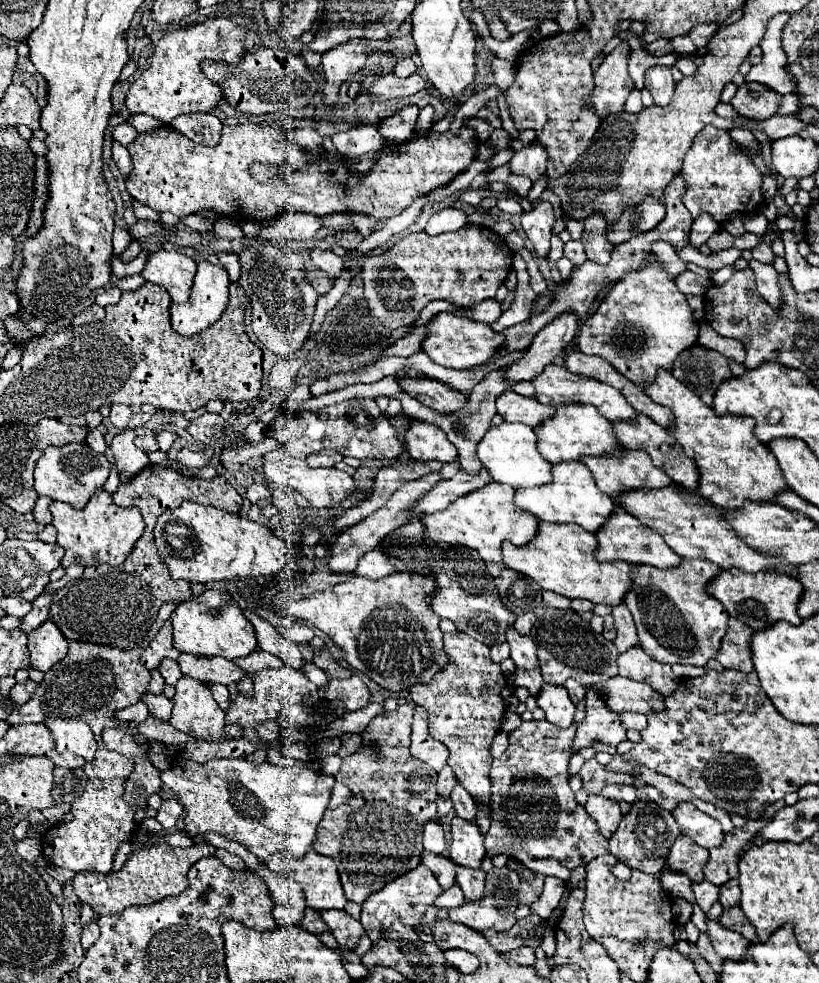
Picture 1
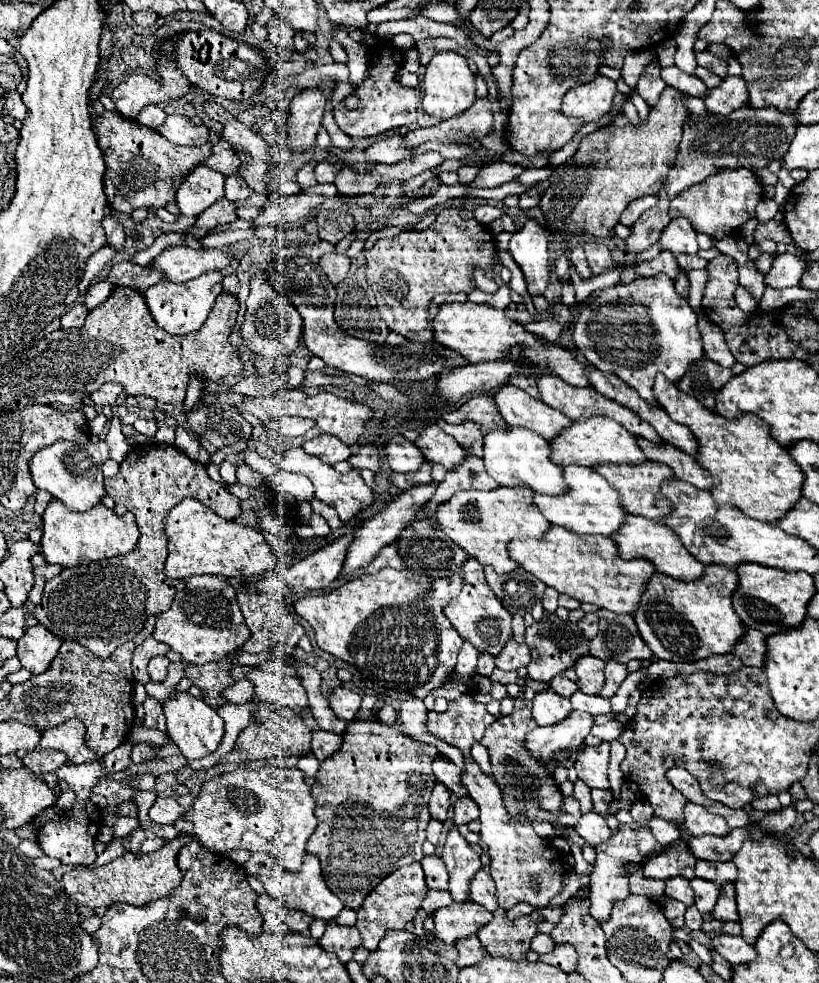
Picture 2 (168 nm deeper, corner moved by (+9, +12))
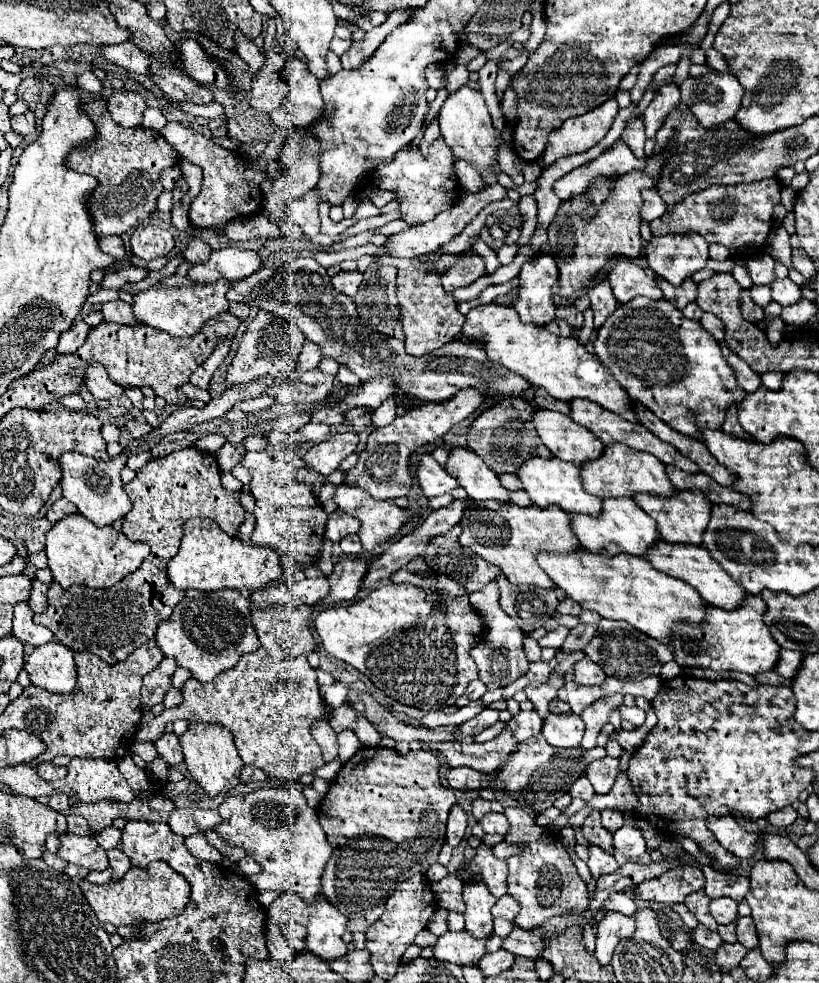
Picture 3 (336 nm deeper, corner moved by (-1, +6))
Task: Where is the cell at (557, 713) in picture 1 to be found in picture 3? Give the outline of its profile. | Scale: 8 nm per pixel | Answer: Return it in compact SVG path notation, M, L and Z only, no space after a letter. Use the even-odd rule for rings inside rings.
M550 714L550 718L542 726L542 734L546 742L554 748L580 748L580 740L584 736L584 722L578 714Z

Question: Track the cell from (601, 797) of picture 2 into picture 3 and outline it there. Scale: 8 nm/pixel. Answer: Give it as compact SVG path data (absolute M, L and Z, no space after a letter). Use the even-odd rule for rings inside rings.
M604 810L604 812L602 812L602 826L604 826L608 832L614 834L622 824L624 824L622 812L616 812L616 810Z

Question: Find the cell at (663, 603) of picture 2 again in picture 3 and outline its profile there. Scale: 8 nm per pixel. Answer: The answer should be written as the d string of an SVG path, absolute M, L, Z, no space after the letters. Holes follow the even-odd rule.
M748 596L746 602L732 612L708 606L706 626L694 628L690 624L680 624L674 632L670 648L676 654L676 662L688 668L710 668L716 672L746 672L750 676L764 674L776 668L780 658L780 646L764 624L766 604L760 596Z

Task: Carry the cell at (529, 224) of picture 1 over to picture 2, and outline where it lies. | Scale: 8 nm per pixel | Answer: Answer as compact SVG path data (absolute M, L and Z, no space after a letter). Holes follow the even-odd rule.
M528 218L510 238L510 254L522 268L528 282L528 292L544 294L548 284L548 240L538 220Z

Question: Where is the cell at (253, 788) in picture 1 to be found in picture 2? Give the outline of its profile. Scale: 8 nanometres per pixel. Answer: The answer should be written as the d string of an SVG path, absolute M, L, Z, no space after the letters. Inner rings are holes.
M238 768L238 772L226 772L204 782L192 802L192 810L184 814L184 820L194 824L192 836L208 850L226 852L242 848L268 852L286 870L296 872L300 870L306 842L316 828L314 808L316 800L312 798L312 788L304 782L300 768Z

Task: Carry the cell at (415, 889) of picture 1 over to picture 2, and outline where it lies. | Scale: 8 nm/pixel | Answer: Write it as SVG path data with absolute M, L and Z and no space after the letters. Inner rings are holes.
M412 862L410 866L398 868L392 874L388 874L362 902L358 908L358 920L356 926L362 936L362 946L366 950L376 950L380 938L388 928L404 928L406 922L414 918L414 912L420 908L424 896L428 892L428 886L424 882L424 870L420 862Z

